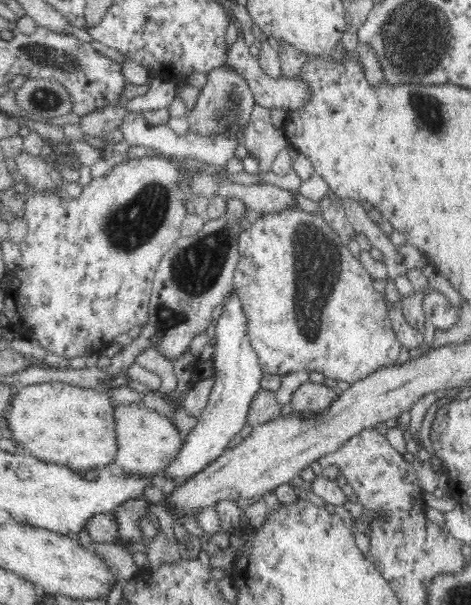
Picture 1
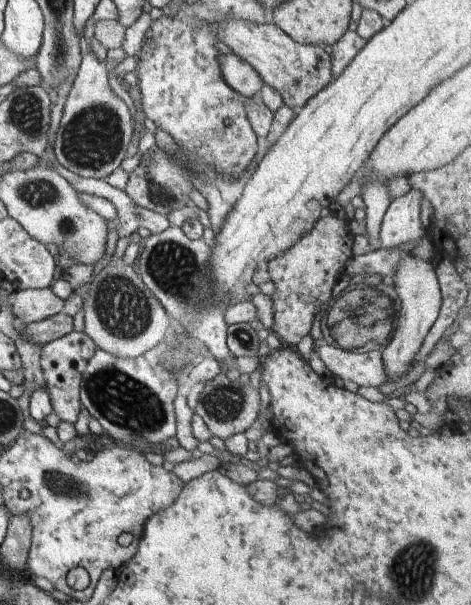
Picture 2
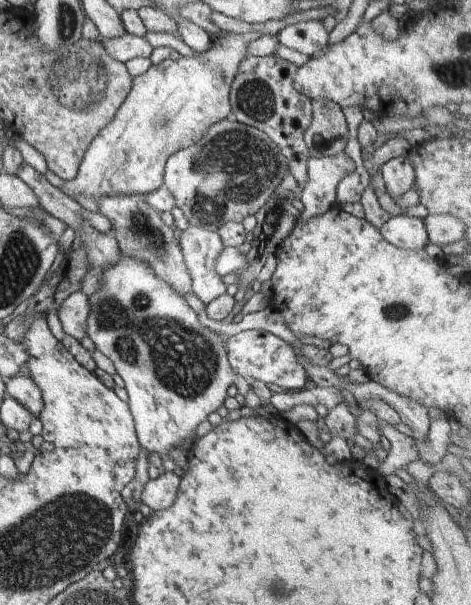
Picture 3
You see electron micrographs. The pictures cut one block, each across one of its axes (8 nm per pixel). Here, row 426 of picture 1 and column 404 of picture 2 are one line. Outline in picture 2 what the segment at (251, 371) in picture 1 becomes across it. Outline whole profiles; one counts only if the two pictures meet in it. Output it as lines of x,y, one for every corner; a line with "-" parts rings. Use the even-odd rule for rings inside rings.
410,189
403,196
390,201
386,209
377,244
380,249
390,249
404,242
410,242
422,238
425,228
420,223
420,206
422,206
423,194
416,189

